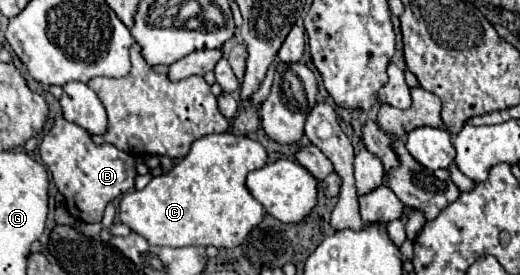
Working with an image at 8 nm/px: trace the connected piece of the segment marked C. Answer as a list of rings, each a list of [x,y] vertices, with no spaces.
[[[230,132],[202,136],[166,174],[152,176],[144,190],[130,190],[118,206],[118,220],[152,246],[216,246],[234,248],[264,216],[260,202],[246,188],[246,176],[268,162],[264,146]]]

